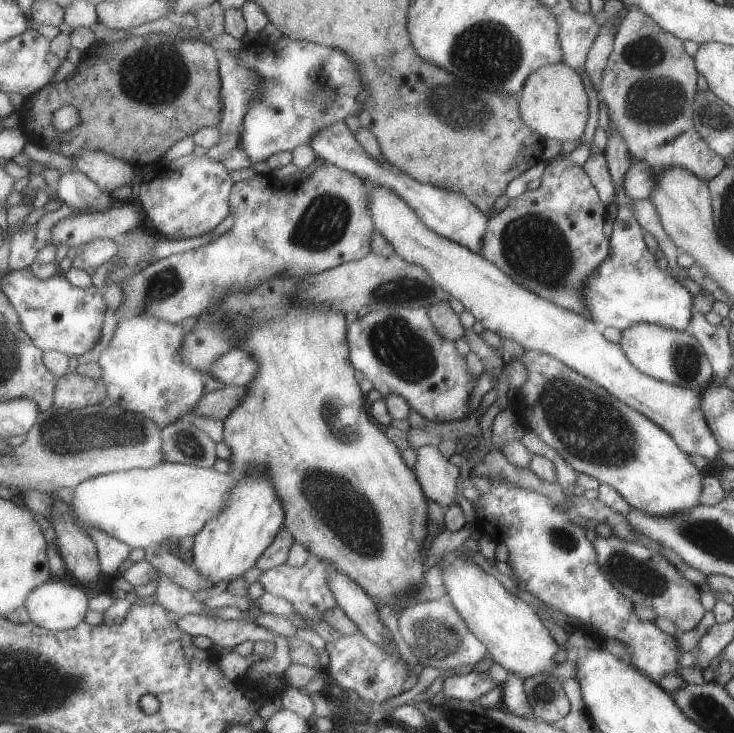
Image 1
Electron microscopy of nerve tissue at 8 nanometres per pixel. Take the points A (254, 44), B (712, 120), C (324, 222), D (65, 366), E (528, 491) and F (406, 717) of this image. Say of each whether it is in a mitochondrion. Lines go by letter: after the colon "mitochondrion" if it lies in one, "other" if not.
A: other
B: mitochondrion
C: mitochondrion
D: other
E: other
F: other

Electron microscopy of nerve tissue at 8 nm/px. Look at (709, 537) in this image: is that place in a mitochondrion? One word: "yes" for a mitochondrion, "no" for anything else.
yes

